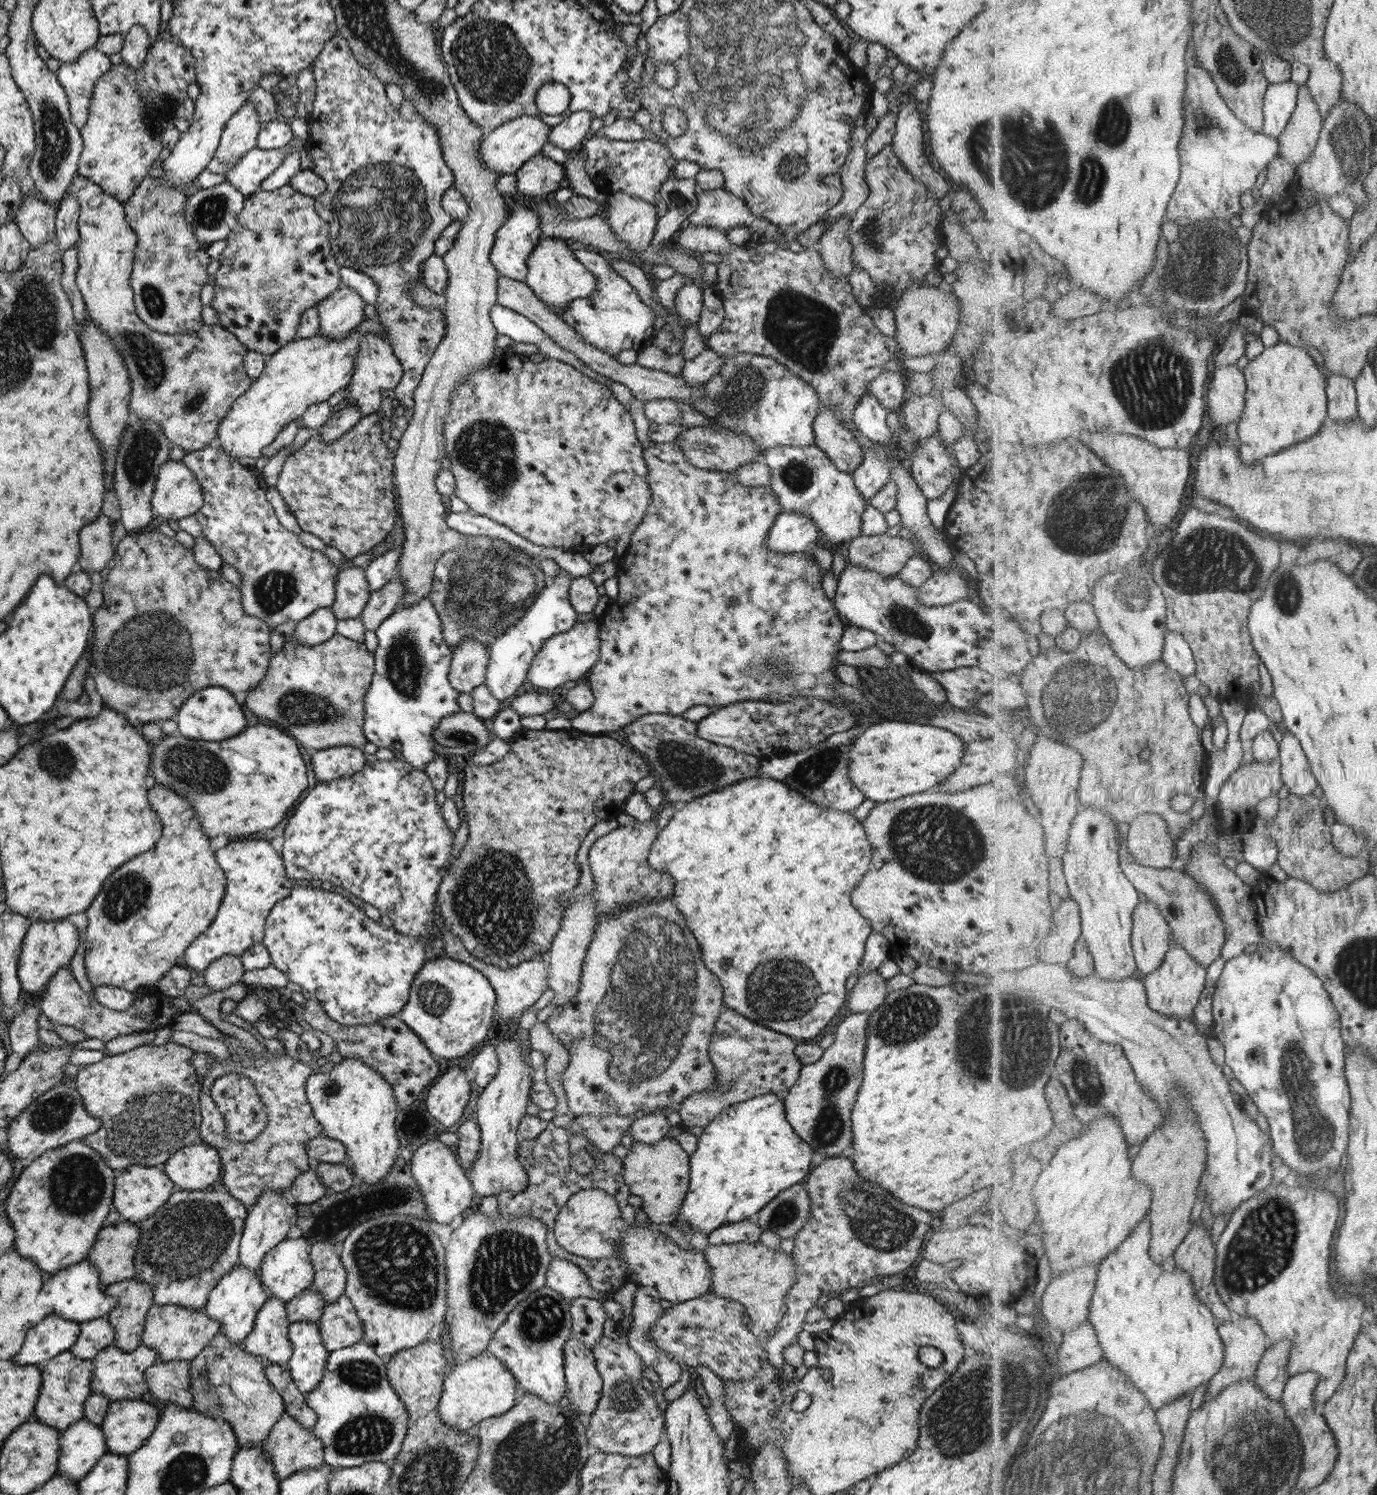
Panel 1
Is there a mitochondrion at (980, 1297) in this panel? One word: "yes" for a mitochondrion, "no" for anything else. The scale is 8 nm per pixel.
no

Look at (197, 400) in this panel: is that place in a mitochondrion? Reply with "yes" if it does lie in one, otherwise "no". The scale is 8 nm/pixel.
yes

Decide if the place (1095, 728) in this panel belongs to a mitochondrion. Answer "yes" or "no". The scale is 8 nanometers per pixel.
yes

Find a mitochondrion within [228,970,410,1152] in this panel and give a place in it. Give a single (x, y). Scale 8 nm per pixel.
(330, 1089)

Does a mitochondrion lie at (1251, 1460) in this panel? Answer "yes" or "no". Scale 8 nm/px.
yes

